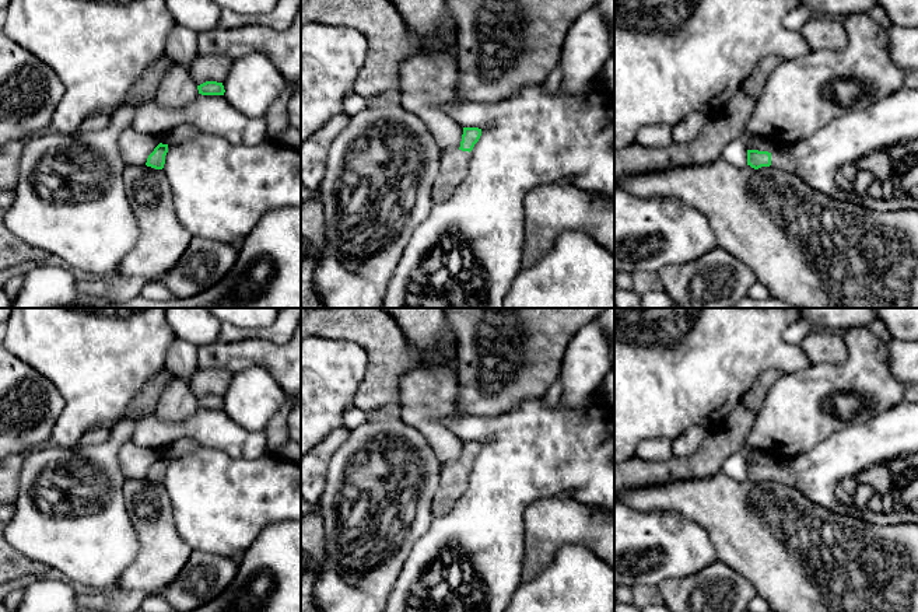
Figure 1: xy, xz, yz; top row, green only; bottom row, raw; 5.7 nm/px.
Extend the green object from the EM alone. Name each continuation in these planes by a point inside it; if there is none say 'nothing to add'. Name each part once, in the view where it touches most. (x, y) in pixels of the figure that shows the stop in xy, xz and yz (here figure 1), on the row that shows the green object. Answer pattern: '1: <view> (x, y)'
1: yz (781, 158)

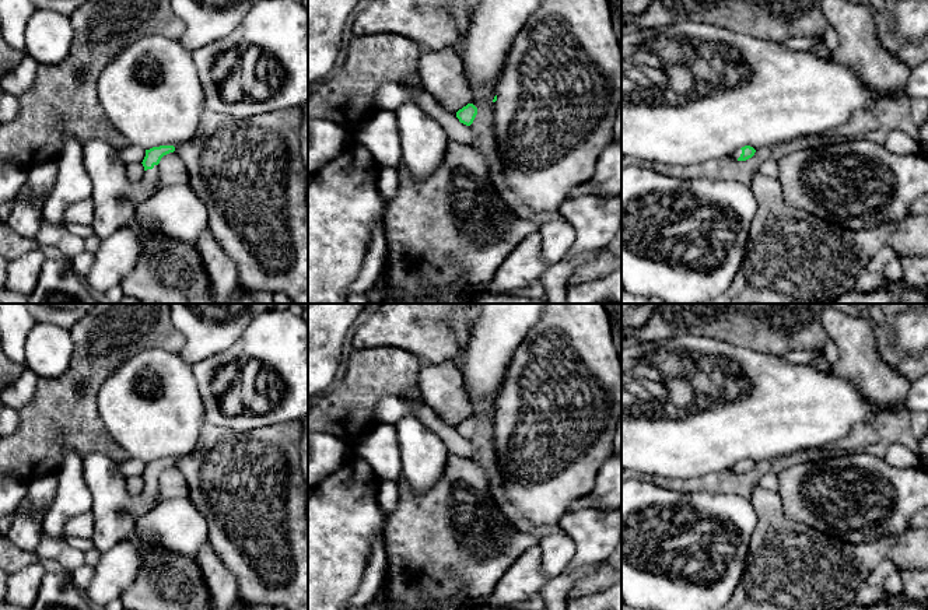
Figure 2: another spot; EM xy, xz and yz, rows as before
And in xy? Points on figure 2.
1: xy (150, 183)

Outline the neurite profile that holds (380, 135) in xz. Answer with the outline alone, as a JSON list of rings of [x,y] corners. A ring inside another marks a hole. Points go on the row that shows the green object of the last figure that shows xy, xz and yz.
[[[375,111],[354,136],[384,168],[402,162],[402,140],[395,111]]]

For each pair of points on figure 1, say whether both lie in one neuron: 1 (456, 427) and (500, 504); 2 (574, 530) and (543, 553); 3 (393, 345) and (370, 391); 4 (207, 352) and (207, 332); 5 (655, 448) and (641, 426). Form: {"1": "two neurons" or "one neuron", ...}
{"1": "one neuron", "2": "one neuron", "3": "one neuron", "4": "two neurons", "5": "two neurons"}

